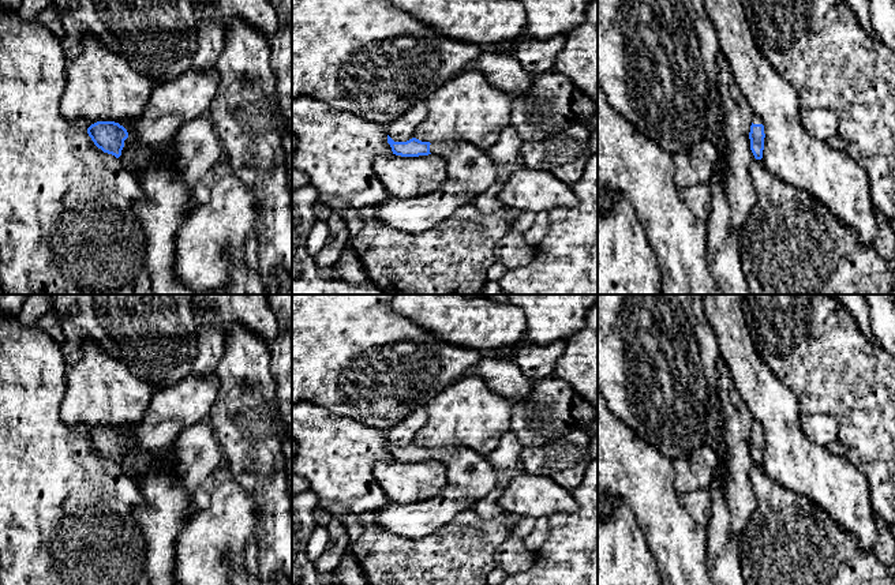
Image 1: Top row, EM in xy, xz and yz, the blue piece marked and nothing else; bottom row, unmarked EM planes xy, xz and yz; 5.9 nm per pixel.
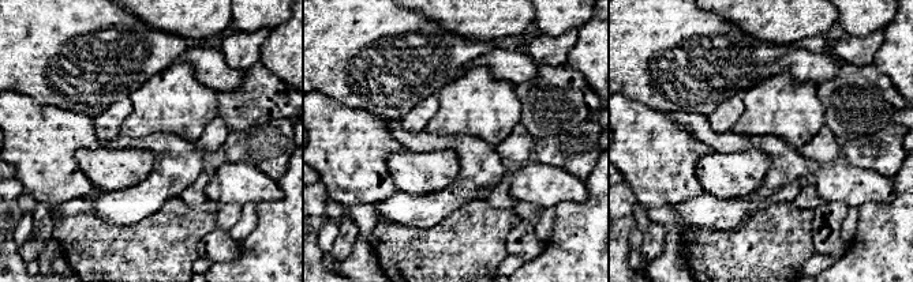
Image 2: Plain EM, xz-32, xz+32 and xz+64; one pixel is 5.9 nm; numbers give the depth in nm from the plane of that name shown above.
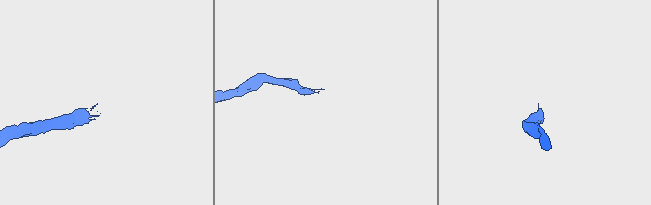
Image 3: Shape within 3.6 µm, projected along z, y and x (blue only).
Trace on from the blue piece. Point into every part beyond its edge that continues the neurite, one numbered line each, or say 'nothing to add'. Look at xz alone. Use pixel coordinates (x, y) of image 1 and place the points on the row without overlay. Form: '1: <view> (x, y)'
1: xz (471, 476)

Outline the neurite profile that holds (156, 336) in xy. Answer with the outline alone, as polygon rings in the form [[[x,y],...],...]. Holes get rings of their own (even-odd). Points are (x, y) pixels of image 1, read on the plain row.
[[[49,295],[50,310],[64,316],[61,352],[67,365],[80,359],[80,348],[94,341],[105,353],[124,361],[153,390],[188,378],[198,355],[192,295]]]

